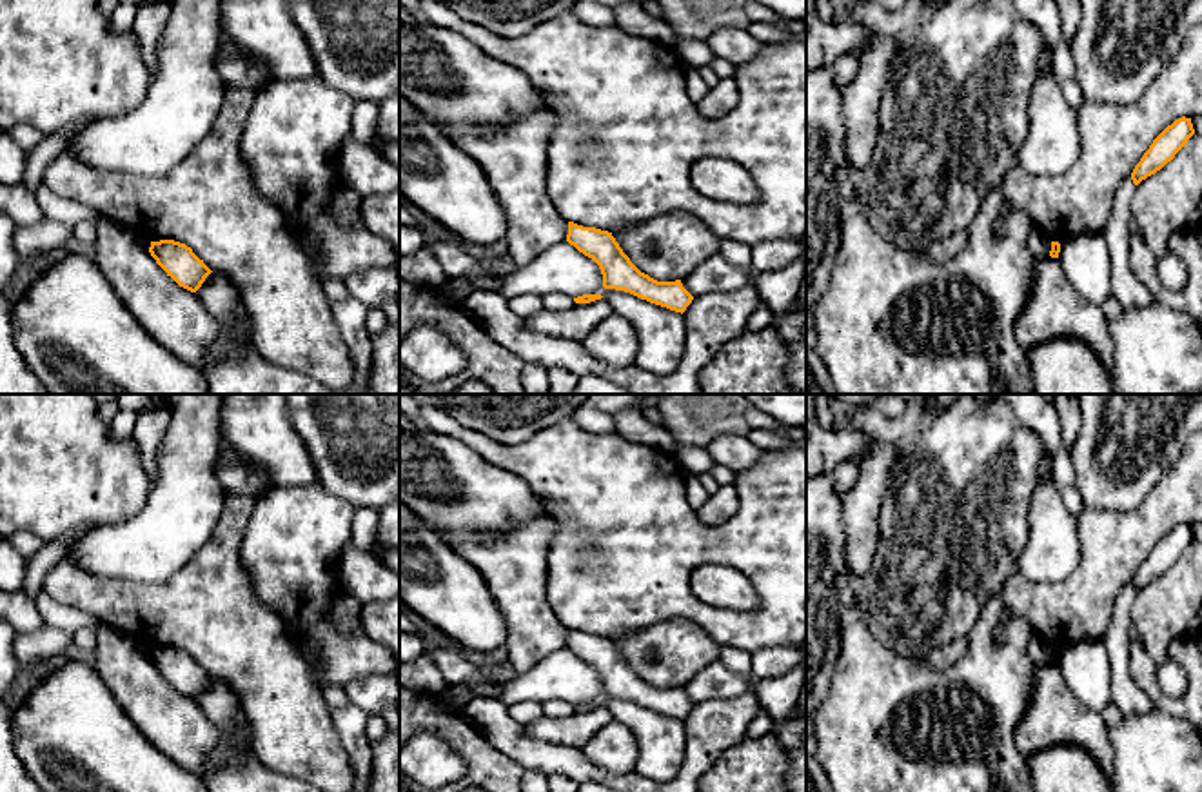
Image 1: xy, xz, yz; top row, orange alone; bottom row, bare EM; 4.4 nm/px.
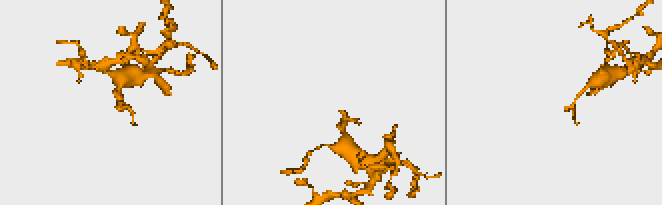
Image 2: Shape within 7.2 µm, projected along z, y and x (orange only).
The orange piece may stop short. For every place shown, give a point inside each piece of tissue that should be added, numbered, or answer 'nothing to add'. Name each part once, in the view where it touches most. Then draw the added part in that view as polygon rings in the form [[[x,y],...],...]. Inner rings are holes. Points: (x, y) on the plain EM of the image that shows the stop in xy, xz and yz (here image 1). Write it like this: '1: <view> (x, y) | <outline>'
nothing to add

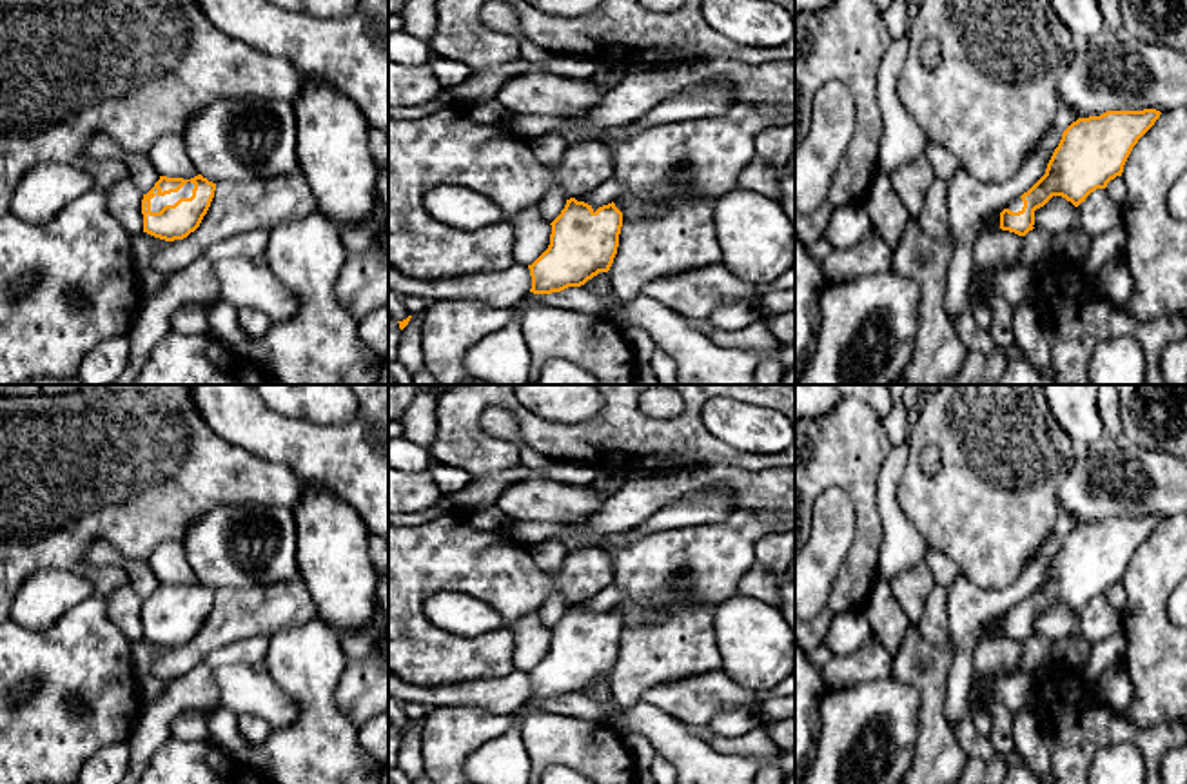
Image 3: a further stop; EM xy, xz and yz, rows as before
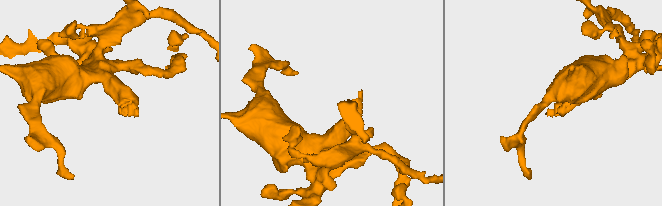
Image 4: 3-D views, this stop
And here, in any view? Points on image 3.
1: xy (158, 608) | [[[187,588],[187,590],[185,590],[178,599],[171,599],[171,601],[165,601],[165,603],[158,603],[158,601],[156,601],[156,599],[158,599],[158,595],[154,595],[154,601],[156,601],[156,603],[154,603],[154,604],[151,604],[151,619],[160,619],[165,612],[174,612],[180,604],[191,604],[191,603],[192,603],[192,595],[194,595],[194,590],[191,590],[191,588]]]

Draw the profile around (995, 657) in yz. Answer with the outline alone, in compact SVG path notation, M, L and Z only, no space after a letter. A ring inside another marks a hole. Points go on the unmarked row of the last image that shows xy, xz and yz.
M984 637L978 639L973 653L975 677L978 679L978 690L982 699L982 710L986 710L995 722L991 742L996 750L996 757L1006 759L1015 751L1013 742L1013 713L995 699L995 684L998 679L1011 675L1018 670L1022 659L1022 642L1009 637Z

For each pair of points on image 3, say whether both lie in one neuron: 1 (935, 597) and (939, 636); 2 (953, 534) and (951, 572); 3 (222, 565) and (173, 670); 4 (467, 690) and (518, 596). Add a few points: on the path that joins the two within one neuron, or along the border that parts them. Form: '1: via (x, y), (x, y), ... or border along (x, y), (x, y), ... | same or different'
1: via (935, 607), (935, 627) | same
2: border along (930, 548), (946, 554), (962, 574) | different
3: border along (258, 583), (216, 590) | different
4: border along (512, 668), (498, 677), (465, 679), (431, 688) | different

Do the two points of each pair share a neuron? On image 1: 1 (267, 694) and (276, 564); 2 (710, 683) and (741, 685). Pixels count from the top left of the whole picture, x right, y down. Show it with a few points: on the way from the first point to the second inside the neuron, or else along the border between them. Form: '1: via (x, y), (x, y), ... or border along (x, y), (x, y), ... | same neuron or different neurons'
1: border along (247, 574), (255, 594), (278, 616), (296, 643) | different neurons
2: via (718, 683), (734, 683) | same neuron

